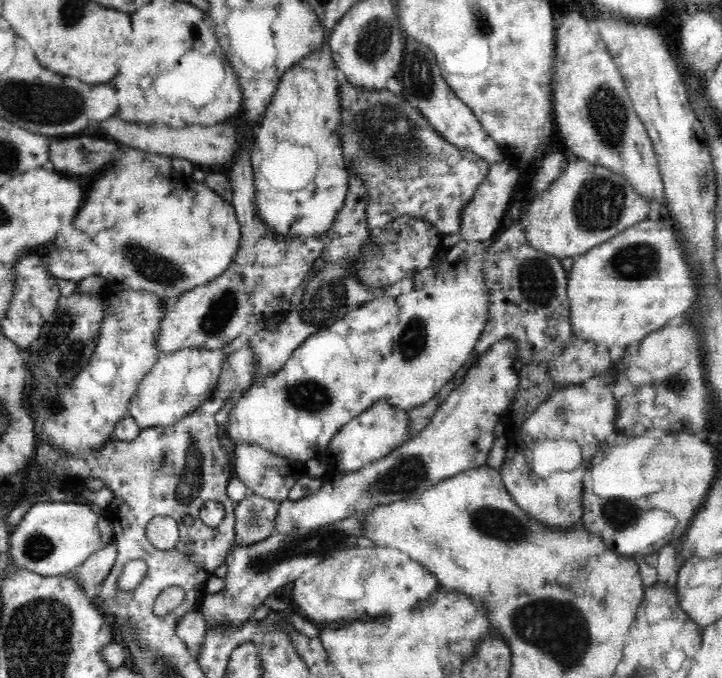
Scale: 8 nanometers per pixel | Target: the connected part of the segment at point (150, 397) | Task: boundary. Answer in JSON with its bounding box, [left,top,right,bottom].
[129,348,226,430]

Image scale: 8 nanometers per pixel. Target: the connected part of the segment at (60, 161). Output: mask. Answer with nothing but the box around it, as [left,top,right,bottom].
[49,134,119,175]

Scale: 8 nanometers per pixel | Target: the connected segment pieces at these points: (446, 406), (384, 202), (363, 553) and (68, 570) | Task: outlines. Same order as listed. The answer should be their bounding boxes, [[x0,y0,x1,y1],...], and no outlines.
[[272,338,519,535],[337,69,490,236],[293,548,438,625],[7,500,101,577]]

